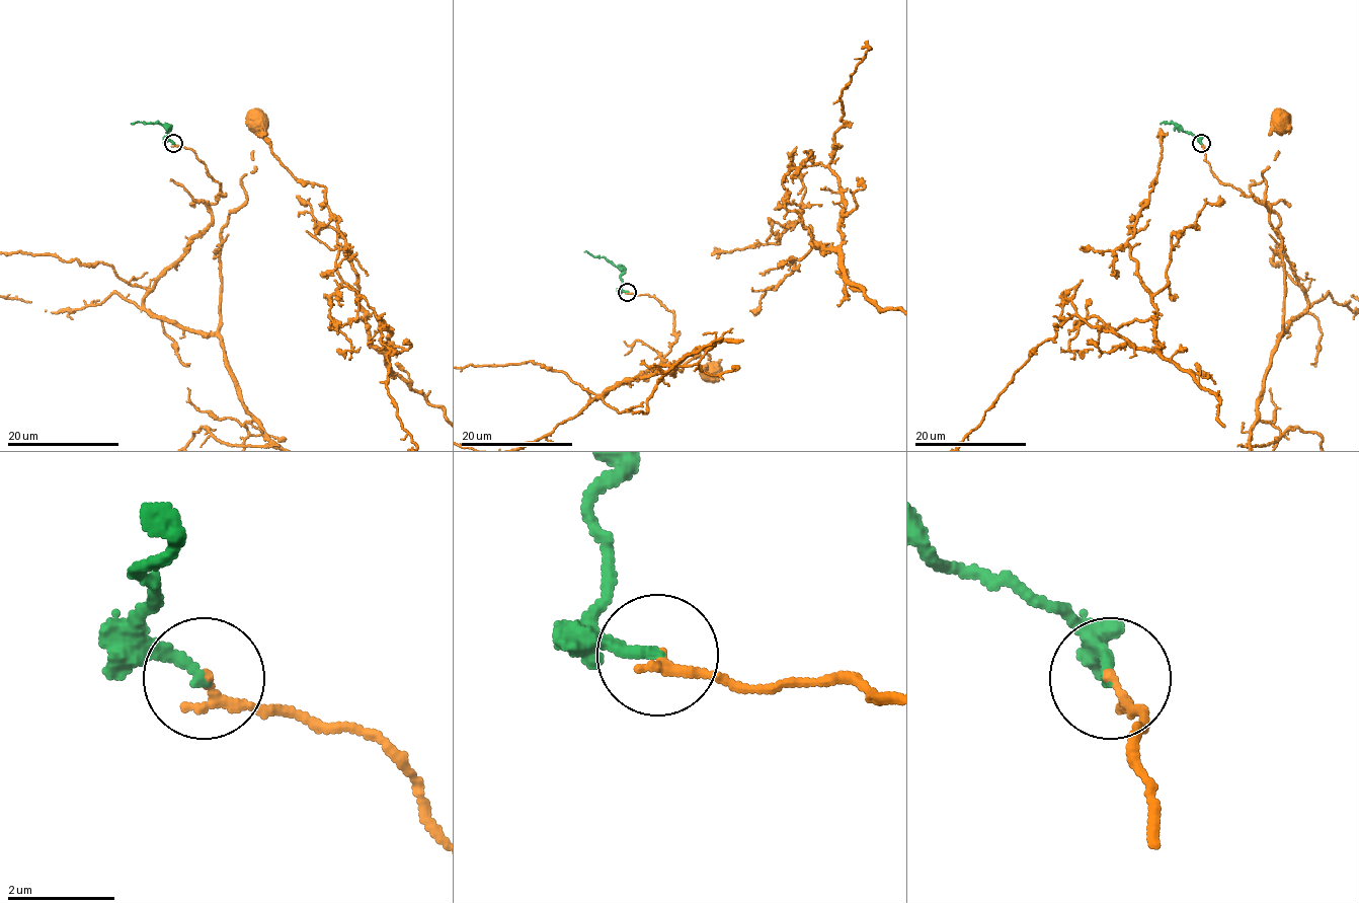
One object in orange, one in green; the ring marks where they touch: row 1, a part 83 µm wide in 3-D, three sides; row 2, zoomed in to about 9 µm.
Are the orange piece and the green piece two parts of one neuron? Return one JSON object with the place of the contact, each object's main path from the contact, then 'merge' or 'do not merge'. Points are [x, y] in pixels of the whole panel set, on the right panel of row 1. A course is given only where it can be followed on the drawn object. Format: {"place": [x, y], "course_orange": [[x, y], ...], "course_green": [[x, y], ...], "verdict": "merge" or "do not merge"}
{"place": [1201, 143], "course_orange": [[1200, 143], [1223, 183], [1271, 209], [1308, 303], [1282, 332], [1279, 216], [1261, 172], [1278, 152], [1280, 116]], "course_green": [[1200, 143], [1193, 135], [1174, 124], [1162, 124]], "verdict": "do not merge"}

